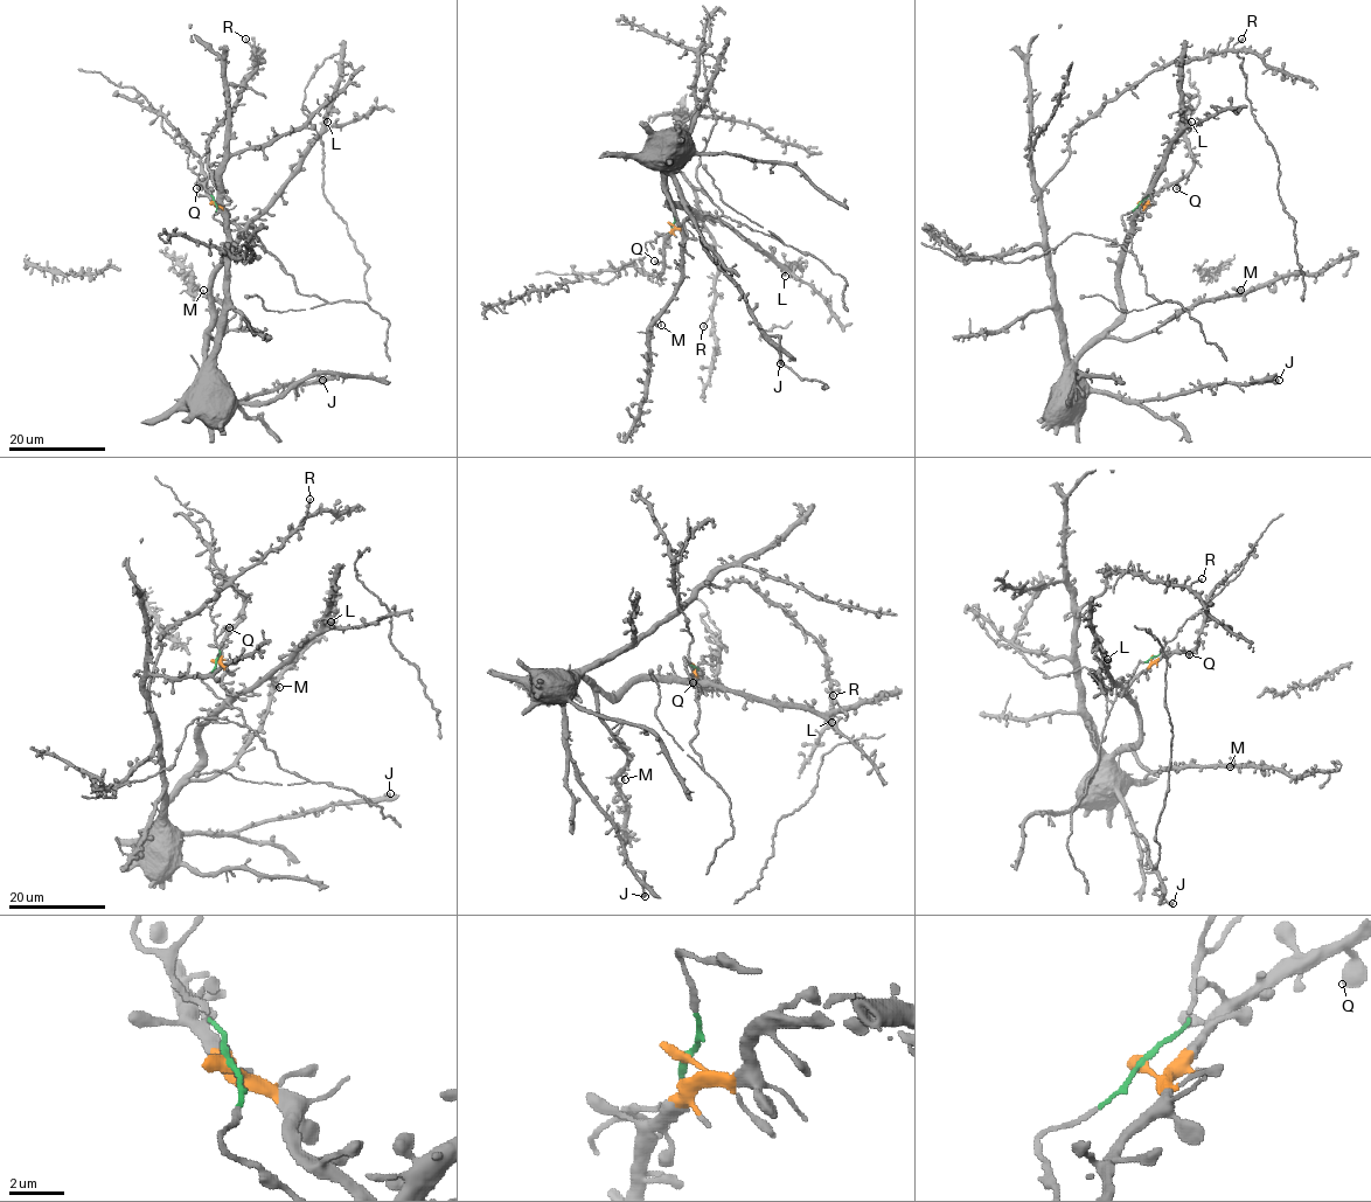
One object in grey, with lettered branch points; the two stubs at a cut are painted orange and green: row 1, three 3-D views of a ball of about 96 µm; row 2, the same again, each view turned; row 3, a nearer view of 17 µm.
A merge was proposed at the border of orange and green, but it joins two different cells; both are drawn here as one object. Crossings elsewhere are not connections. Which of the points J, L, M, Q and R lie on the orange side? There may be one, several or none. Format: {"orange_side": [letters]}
{"orange_side": ["J", "L", "M", "Q", "R"]}

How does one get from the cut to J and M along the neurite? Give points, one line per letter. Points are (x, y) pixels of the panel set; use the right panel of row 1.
J: (1140, 202), (1119, 276), (1120, 315), (1078, 356), (1080, 376), (1093, 389), (1132, 401), (1279, 380)
M: (1140, 202), (1142, 210), (1132, 228), (1120, 271), (1120, 320), (1109, 335), (1135, 339), (1202, 301), (1240, 290)

